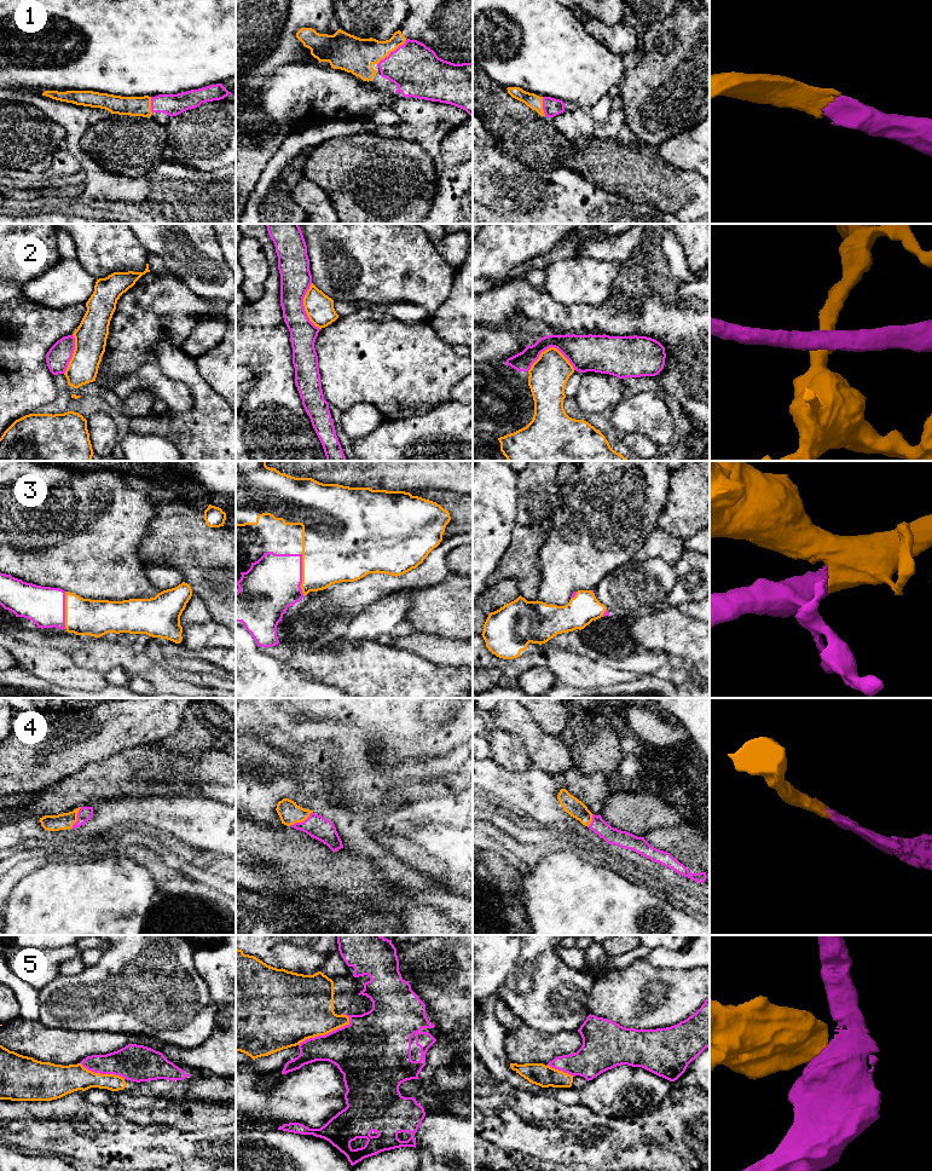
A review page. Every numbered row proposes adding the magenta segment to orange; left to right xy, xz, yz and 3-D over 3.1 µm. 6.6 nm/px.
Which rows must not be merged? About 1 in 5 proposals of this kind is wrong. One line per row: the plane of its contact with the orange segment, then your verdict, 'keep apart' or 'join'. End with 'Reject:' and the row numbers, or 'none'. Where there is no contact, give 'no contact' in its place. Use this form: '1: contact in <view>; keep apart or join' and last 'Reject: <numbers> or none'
1: contact in xz; join
2: contact in yz; keep apart
3: contact in xz; join
4: contact in xz; join
5: contact in xz; keep apart
Reject: 2, 5

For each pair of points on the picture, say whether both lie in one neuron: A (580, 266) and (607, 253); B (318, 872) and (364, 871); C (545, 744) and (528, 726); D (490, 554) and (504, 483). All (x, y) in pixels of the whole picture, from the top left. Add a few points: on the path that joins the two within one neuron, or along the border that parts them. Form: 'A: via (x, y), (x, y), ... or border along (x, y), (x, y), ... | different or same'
A: border along (577, 255), (601, 260), (619, 260), (621, 263) | different
B: via (329, 872), (353, 872) | same
C: via (540, 739), (532, 731) | same
D: via (492, 536), (495, 534), (495, 501) | same

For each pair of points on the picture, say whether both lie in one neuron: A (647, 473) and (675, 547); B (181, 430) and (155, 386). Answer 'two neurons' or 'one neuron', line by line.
A: two neurons
B: two neurons

